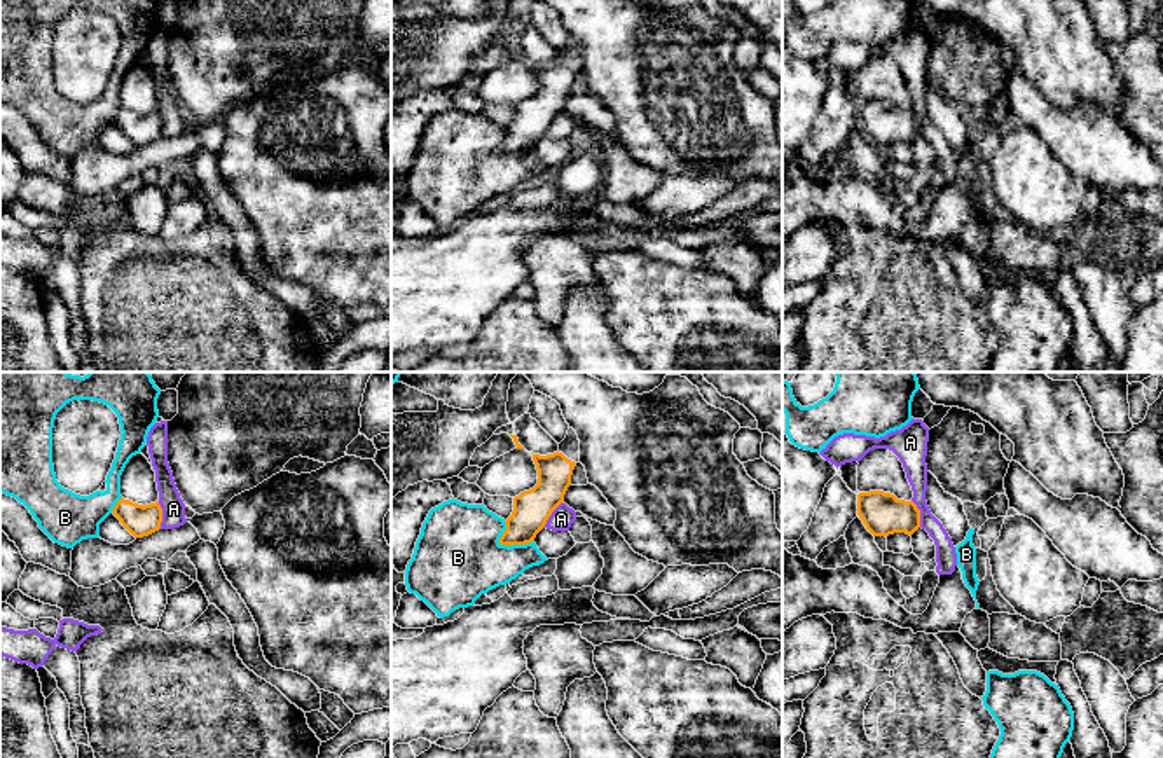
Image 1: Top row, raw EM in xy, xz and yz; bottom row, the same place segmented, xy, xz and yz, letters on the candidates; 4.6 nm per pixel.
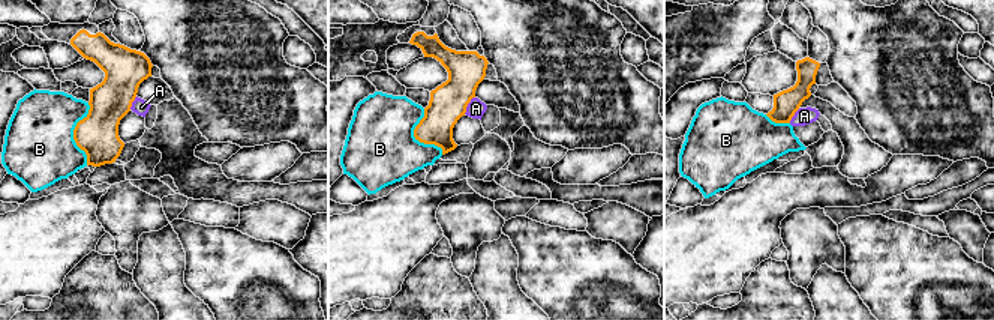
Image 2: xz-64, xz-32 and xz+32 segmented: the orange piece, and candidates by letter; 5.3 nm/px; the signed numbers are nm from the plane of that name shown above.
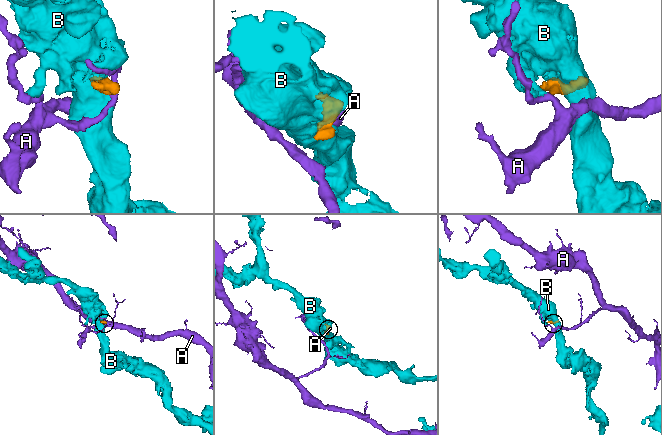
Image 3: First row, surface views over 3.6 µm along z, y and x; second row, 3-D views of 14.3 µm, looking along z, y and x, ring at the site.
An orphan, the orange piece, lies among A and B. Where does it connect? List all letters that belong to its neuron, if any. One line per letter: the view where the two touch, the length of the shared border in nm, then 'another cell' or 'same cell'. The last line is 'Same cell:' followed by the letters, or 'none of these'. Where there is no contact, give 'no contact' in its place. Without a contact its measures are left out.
A: contact in xy; length 130 nm; another cell
B: contact in xz; length 170 nm; another cell
Same cell: none of these

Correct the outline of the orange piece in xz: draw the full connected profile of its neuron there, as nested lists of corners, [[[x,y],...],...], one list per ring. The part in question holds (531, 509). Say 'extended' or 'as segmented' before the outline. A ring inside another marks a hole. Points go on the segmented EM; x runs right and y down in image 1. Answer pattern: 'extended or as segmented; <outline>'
extended; [[[569,428],[557,452],[533,454],[533,461],[538,470],[538,484],[513,498],[513,512],[505,520],[506,529],[499,538],[499,545],[512,547],[534,541],[552,512],[564,503],[573,470],[580,463],[576,431]]]

